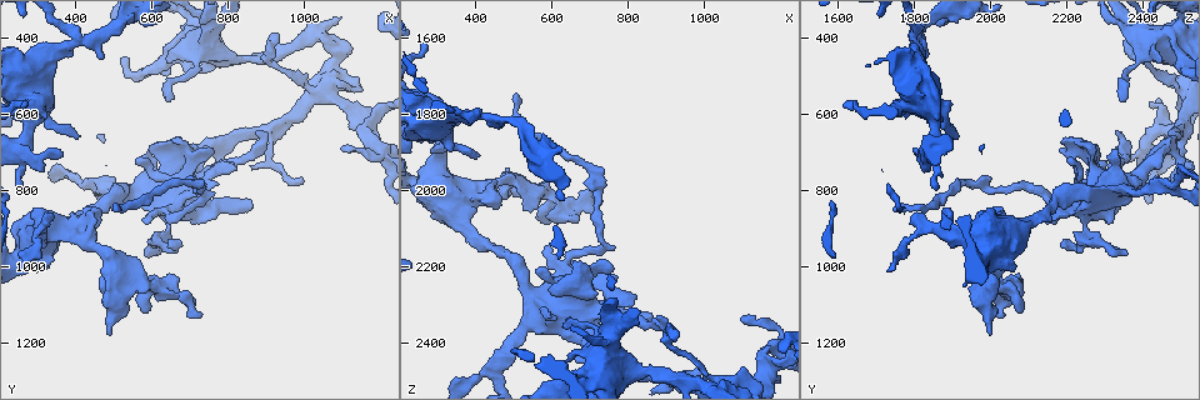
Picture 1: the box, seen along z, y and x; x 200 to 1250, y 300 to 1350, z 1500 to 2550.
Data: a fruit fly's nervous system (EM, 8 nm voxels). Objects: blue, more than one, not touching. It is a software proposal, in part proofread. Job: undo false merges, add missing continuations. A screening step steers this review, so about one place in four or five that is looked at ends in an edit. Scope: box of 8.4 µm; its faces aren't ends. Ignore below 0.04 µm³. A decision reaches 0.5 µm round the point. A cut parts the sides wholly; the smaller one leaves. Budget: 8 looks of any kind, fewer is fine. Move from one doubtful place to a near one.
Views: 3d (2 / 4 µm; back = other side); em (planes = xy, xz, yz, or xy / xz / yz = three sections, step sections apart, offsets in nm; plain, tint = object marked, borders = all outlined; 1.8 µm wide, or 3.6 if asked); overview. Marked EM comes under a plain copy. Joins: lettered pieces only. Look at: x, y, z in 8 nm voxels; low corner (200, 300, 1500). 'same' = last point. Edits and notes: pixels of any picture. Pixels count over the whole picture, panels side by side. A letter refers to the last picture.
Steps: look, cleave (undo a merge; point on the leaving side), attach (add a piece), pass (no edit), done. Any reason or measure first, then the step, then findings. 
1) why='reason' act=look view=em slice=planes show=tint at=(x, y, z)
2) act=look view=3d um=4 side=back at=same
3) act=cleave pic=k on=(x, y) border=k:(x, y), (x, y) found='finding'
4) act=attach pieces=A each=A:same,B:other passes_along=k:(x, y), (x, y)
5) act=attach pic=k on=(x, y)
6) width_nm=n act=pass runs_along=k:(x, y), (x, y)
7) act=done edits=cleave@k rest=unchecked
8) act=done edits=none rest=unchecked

why='three-way junction' act=look view=3d um=4 at=(840, 450, 2480)

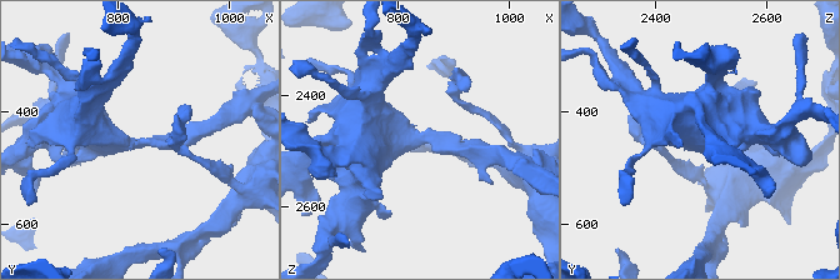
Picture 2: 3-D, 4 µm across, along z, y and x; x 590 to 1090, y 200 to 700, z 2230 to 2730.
why='shape alone is not enough' act=look view=em slice=yz step=4 show=borders at=(835, 450, 2475)

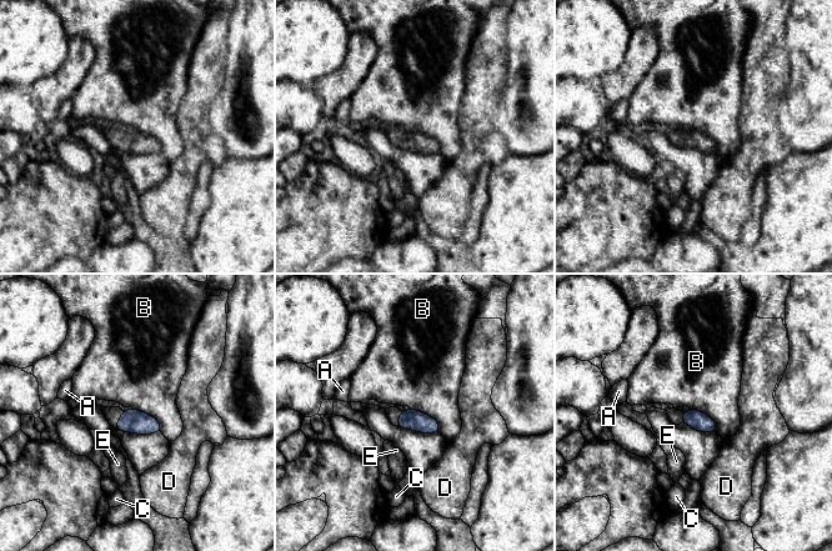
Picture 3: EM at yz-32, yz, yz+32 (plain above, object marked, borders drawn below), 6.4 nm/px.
why='another direction' act=look view=em slice=planes show=borders at=same

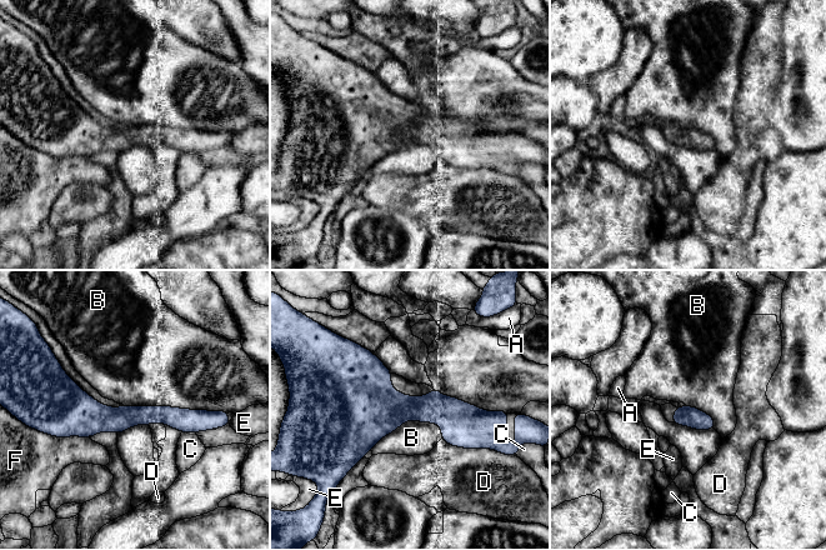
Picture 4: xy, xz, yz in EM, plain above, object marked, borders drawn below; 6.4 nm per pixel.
width_nm=130 act=pass each=A:other,B:other,C:other,D:other,E:other,F:other border=4:(124, 405), (160, 405), (216, 411) found='one neuron here'

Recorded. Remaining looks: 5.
why='sharp bend' act=look view=em slice=planes show=tint at=(745, 800, 2225)

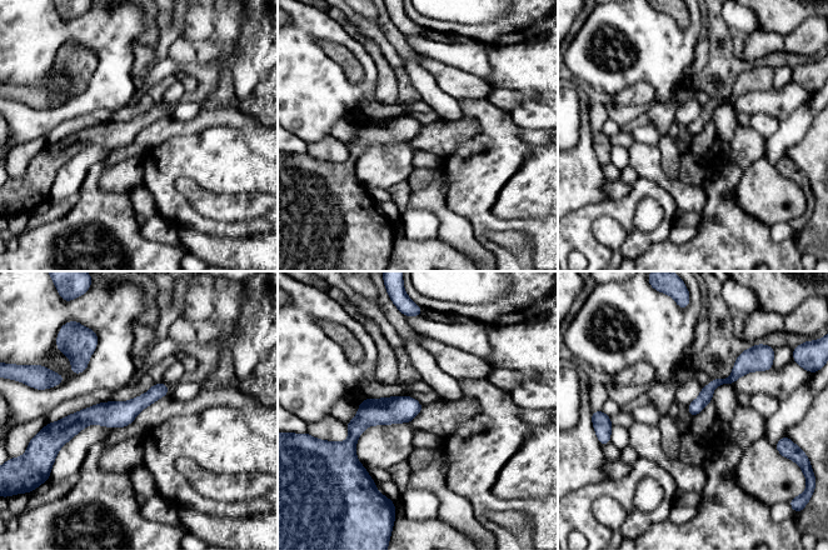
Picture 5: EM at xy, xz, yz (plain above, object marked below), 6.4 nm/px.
act=look view=em slice=planes show=borders at=same

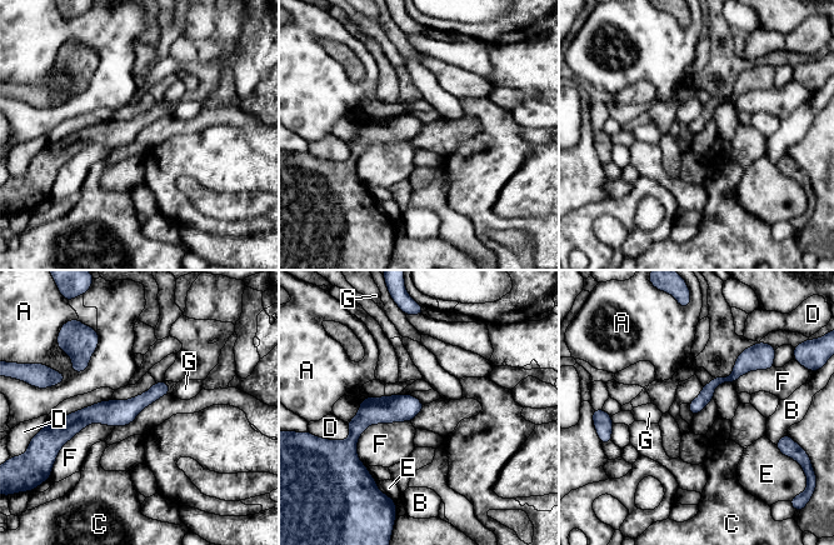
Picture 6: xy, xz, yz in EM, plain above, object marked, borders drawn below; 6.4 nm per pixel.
act=pass each=A:other,B:other,C:other,D:other,E:other,F:other,G:other found='all the same neuron'

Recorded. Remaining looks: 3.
why='thick turns thin' act=look view=3d um=4 at=(390, 415, 1800)

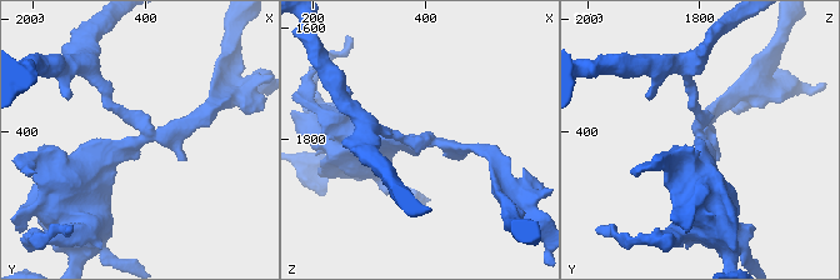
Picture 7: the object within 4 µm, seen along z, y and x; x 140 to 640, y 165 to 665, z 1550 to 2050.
arms=3 why='shape alone is not enough' act=look view=em slice=planes show=tint at=(395, 410, 1800)

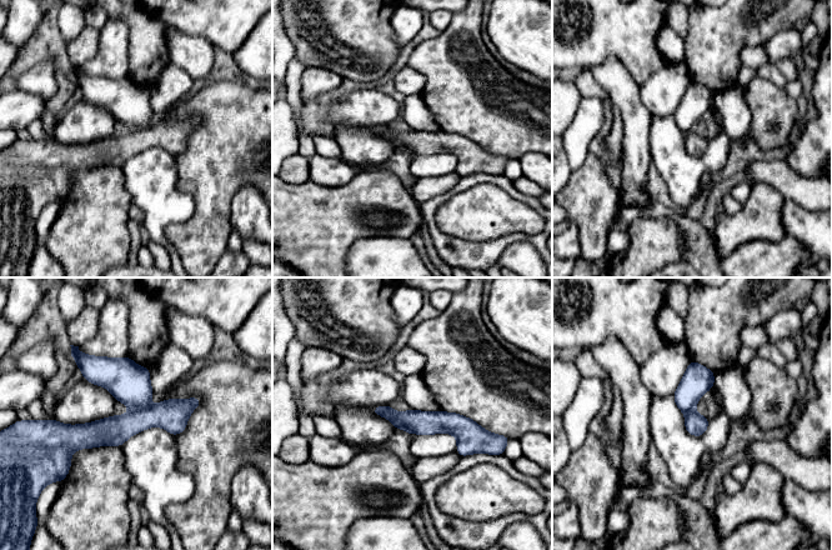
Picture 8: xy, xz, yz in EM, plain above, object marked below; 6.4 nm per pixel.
act=look view=em slice=planes show=borders at=same

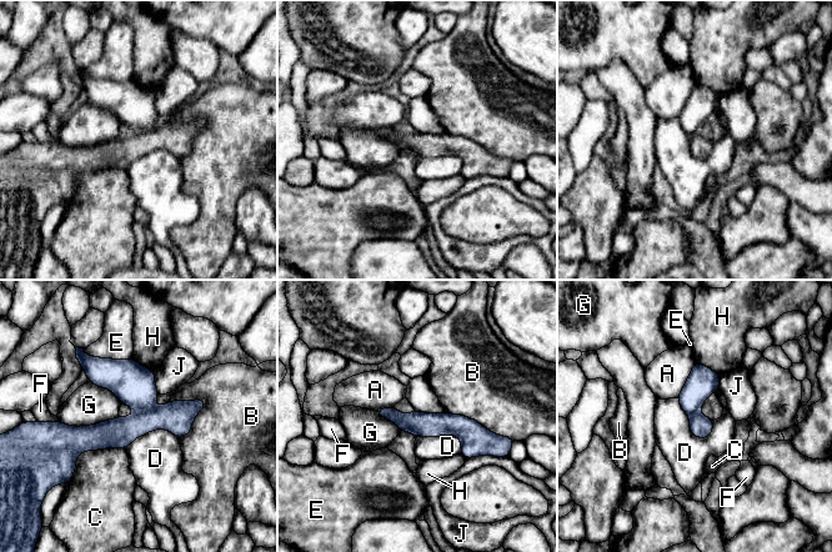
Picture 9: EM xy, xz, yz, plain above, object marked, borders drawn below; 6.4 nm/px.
act=cleave pic=9 on=(134, 385) each=A:other,B:other,C:other,D:other,E:other,F:other,G:other,H:other,J:other border=9:(155, 409), (136, 412) found='a second neuron is stuck on'

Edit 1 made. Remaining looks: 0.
act=done edits=cleave@9 rest=unchecked

